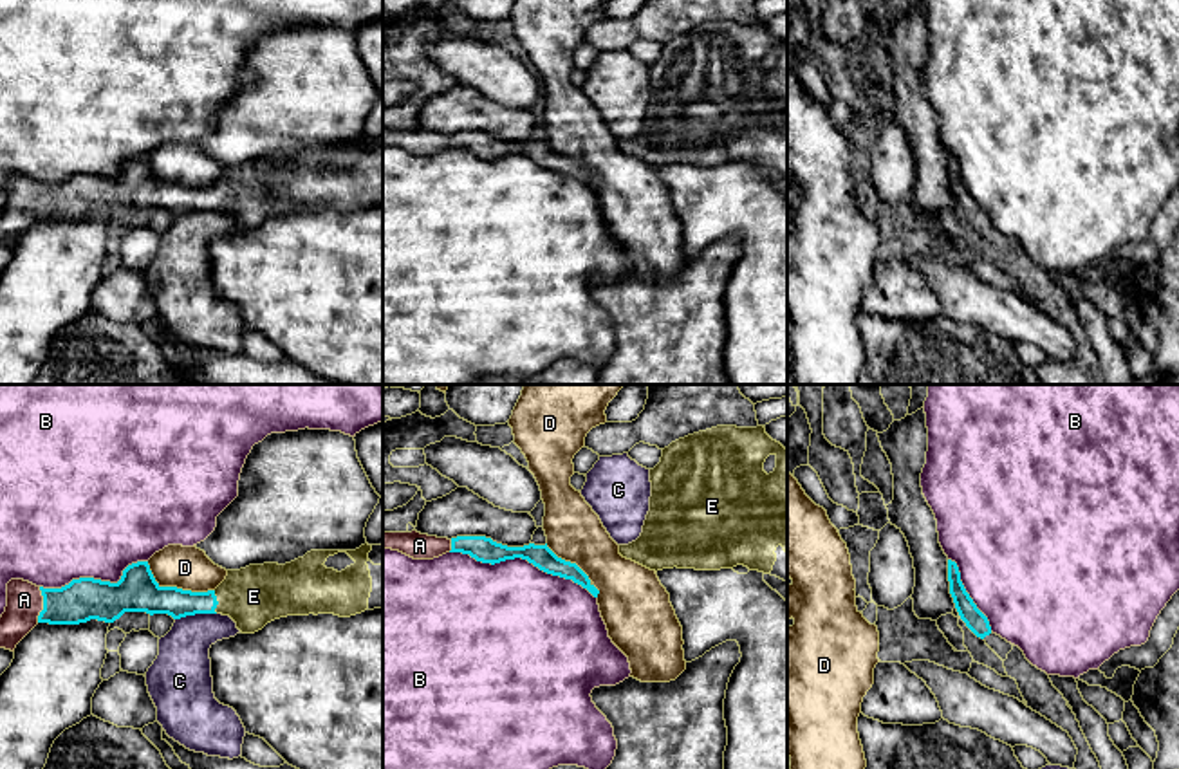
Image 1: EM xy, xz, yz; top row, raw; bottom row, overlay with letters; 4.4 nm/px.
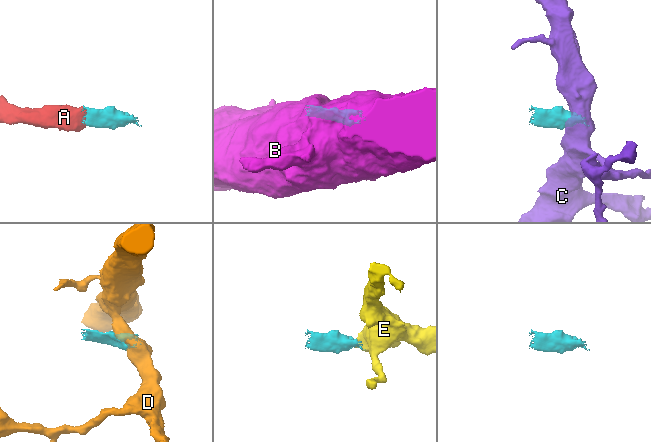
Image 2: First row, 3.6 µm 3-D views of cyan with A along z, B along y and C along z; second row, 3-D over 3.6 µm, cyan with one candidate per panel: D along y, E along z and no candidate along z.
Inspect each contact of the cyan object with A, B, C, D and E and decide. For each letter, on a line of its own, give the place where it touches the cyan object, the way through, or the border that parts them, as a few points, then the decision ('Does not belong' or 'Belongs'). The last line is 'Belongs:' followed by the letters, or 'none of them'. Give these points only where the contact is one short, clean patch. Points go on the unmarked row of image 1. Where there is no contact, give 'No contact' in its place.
A: Touches cyan at xy (44, 201). Path across: xy (82, 195), (71, 201), (44, 201), (29, 201), (24, 195). Belongs
B: Touches cyan at xz (524, 154). Does not belong
C: Touches cyan at xy (195, 208). Boundary: xy (215, 208), (195, 208), (176, 215). Does not belong
D: Touches cyan at xy (176, 183). Boundary: xy (147, 157), (152, 172), (161, 181), (213, 186). Does not belong
E: Touches cyan at xy (217, 197). Belongs
Belongs: A, E

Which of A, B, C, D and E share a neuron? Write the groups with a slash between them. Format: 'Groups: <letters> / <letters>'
Groups: A E / B / C / D

